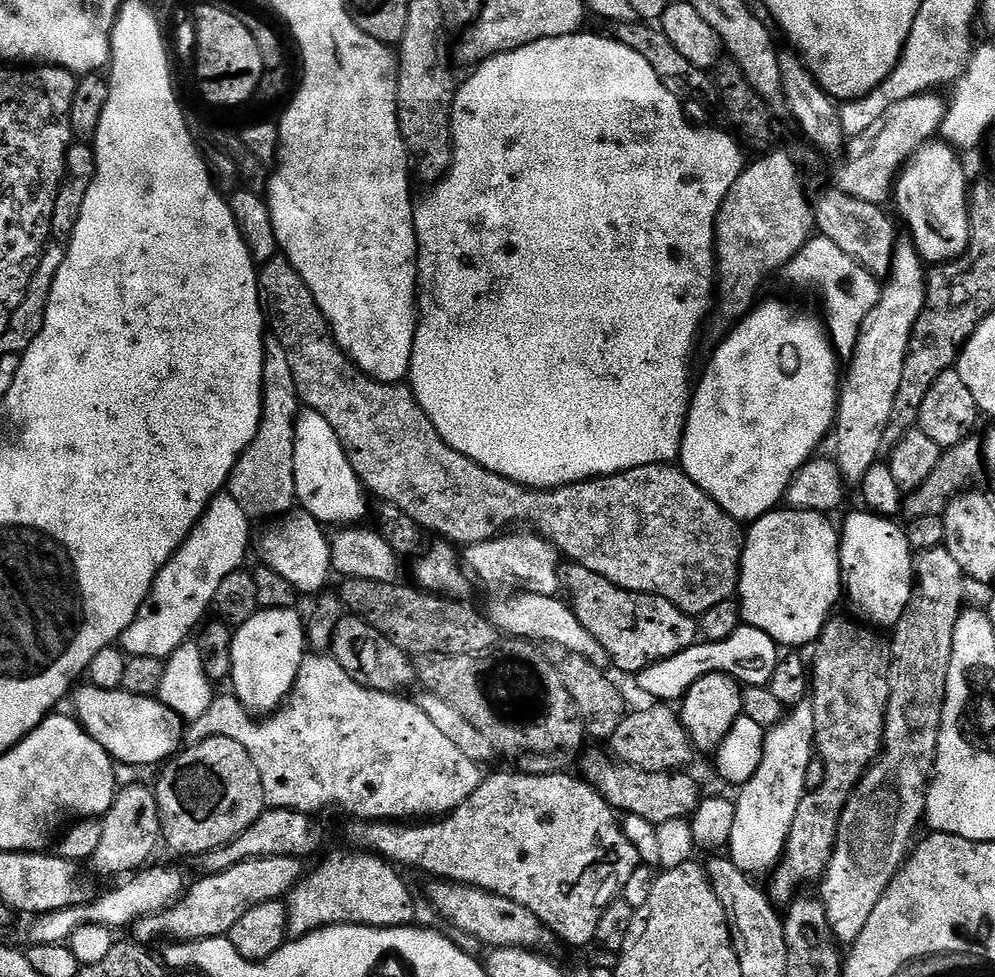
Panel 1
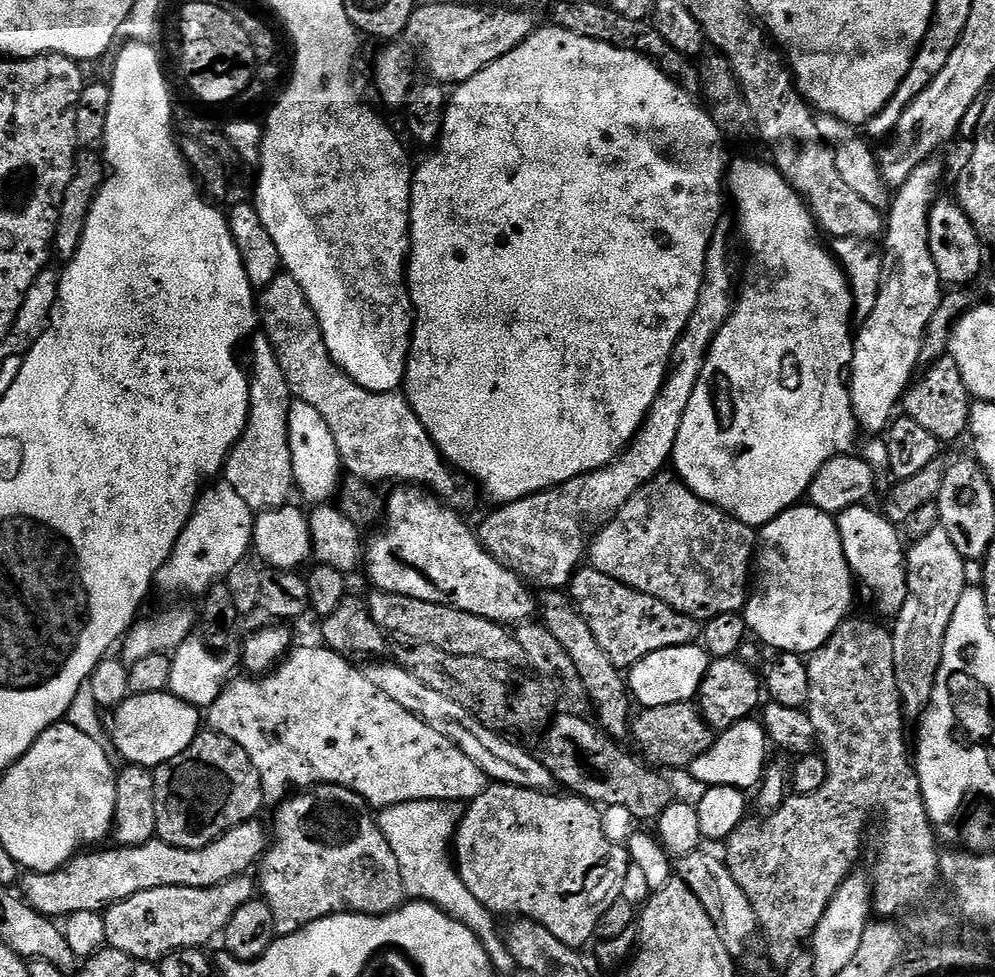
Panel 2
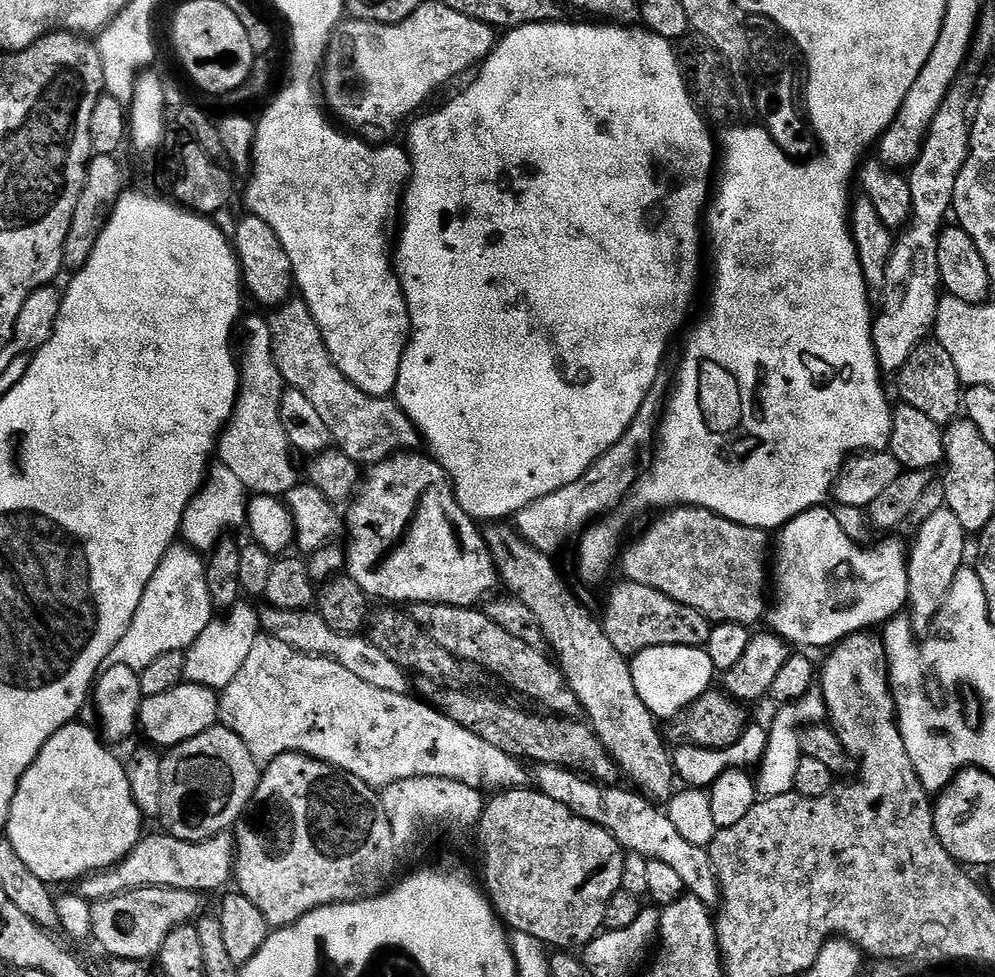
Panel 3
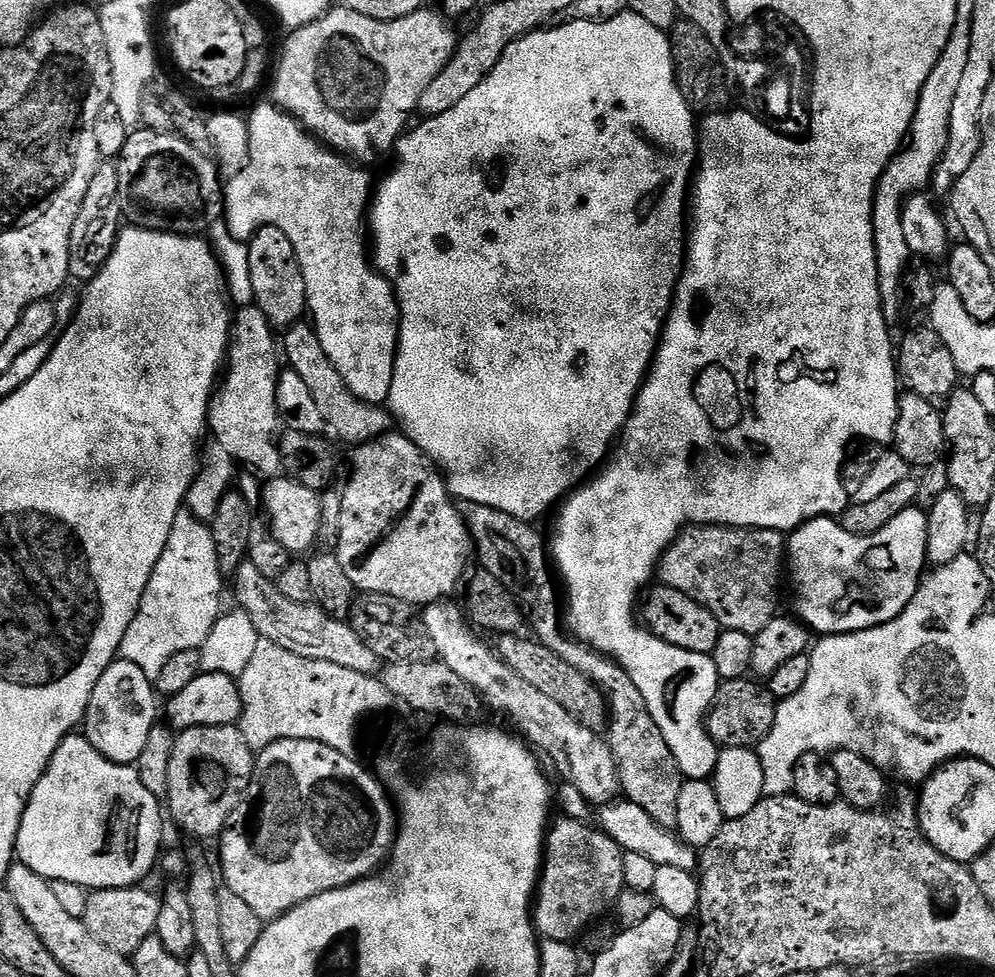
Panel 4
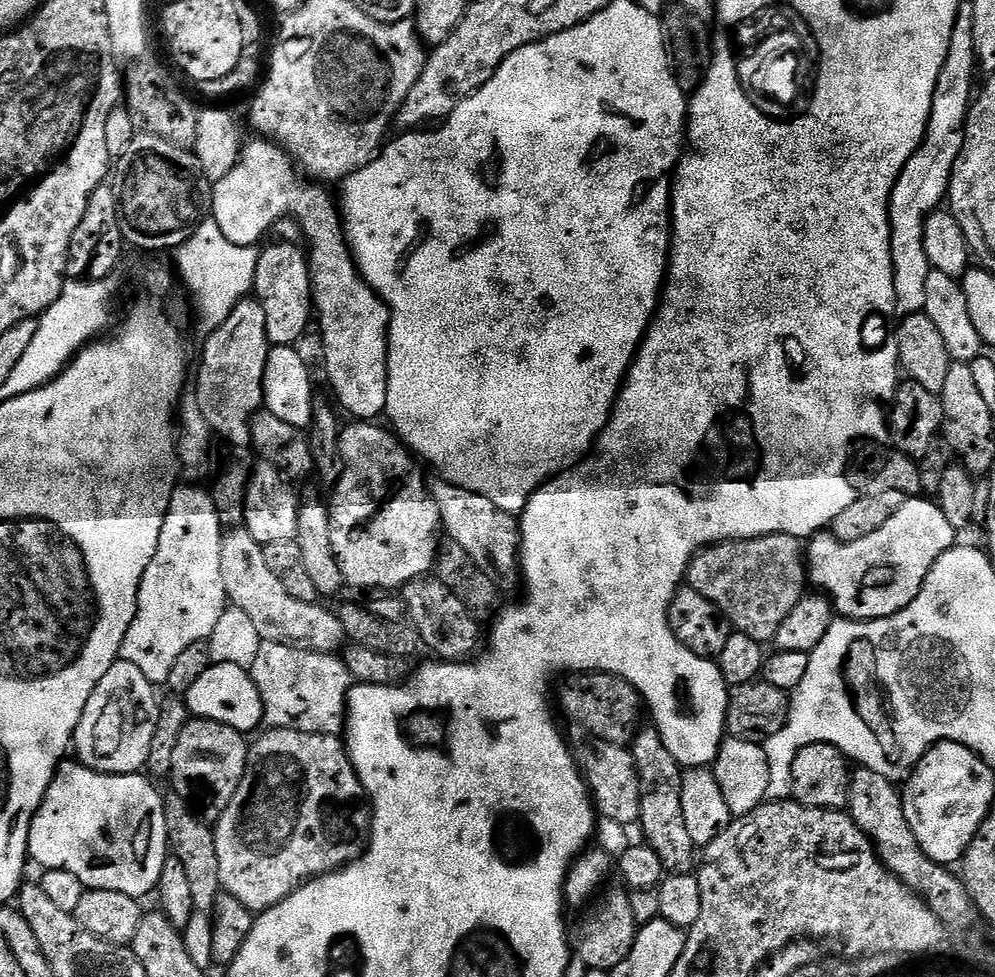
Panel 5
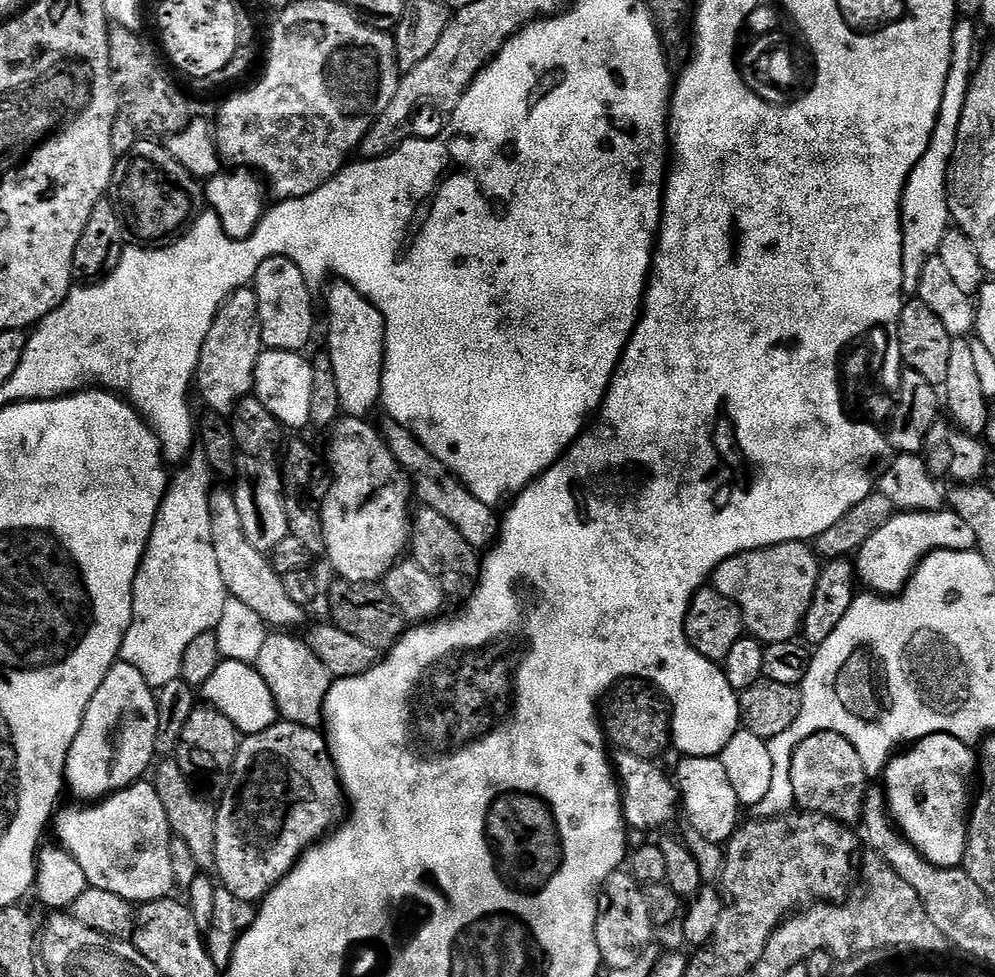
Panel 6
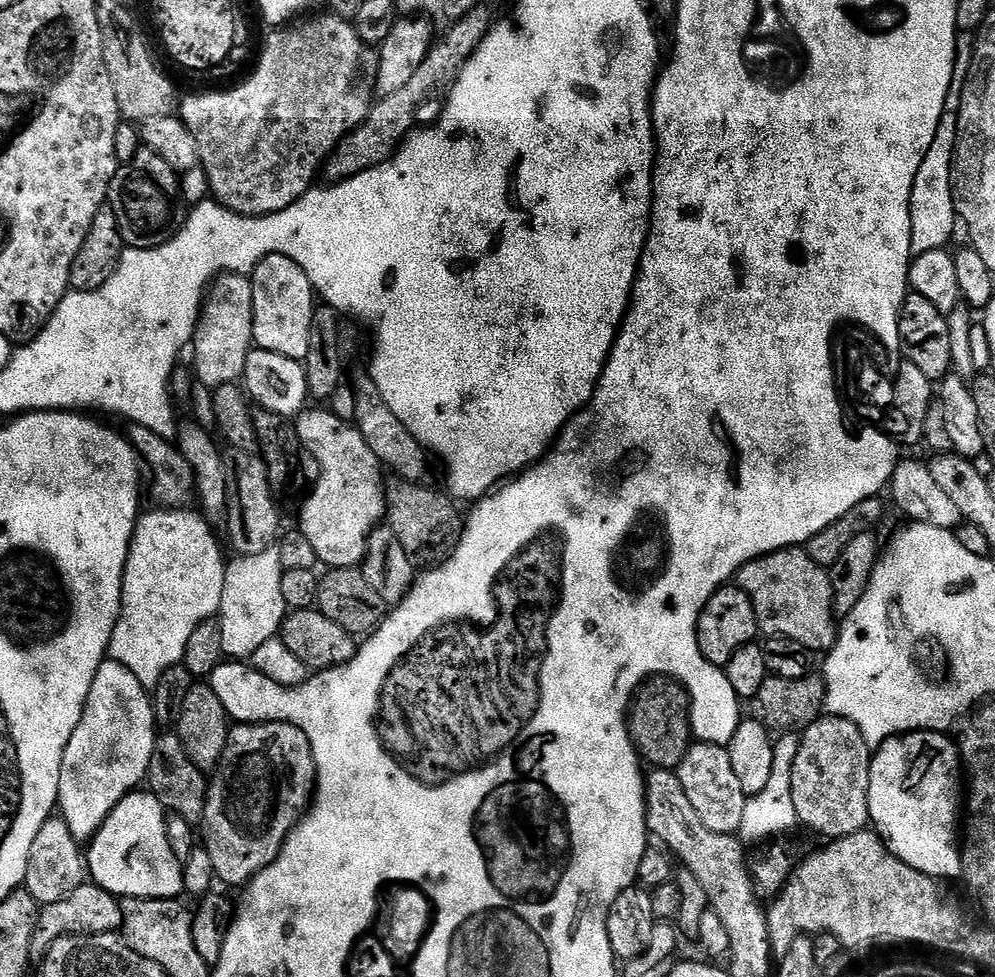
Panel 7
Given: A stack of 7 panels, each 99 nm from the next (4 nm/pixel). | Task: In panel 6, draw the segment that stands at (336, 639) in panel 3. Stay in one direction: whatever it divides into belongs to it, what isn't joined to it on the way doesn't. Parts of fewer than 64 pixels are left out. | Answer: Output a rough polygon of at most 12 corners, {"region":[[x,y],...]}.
{"region":[[235,491],[209,496],[210,538],[229,597],[272,630],[305,609],[246,539]]}

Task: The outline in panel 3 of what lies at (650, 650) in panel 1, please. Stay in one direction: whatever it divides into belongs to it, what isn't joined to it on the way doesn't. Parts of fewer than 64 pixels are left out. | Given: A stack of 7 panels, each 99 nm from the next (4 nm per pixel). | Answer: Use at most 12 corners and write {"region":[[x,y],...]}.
{"region":[[621,579],[602,615],[614,650],[707,645],[694,606]]}

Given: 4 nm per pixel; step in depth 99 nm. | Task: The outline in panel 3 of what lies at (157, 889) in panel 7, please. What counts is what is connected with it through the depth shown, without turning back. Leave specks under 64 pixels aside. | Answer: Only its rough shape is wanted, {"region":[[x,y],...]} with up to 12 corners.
{"region":[[86,725],[18,782],[6,838],[49,886],[146,832],[122,760]]}

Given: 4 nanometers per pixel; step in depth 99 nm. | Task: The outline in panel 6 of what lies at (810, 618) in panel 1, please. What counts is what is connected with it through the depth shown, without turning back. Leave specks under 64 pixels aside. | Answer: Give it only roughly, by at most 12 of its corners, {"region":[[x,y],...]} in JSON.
{"region":[[900,512],[860,547],[869,593],[899,596],[931,552],[977,551],[959,514]]}

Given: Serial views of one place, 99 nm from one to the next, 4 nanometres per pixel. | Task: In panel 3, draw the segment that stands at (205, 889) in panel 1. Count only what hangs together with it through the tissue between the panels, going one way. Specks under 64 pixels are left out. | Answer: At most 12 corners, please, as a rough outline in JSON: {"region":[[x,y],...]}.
{"region":[[139,888],[92,904],[118,960],[159,957],[201,915],[201,893]]}

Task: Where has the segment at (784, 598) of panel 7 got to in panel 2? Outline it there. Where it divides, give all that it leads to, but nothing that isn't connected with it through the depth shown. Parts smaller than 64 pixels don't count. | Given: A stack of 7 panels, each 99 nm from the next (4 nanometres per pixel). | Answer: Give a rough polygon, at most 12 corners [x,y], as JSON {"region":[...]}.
{"region":[[661,474],[591,567],[698,622],[743,613],[757,529]]}

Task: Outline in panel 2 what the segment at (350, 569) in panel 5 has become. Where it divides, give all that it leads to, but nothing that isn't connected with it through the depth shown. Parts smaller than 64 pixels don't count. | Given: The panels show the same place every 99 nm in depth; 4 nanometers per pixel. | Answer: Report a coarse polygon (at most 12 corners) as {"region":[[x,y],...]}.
{"region":[[419,486],[386,500],[363,571],[375,591],[505,626],[533,589]]}

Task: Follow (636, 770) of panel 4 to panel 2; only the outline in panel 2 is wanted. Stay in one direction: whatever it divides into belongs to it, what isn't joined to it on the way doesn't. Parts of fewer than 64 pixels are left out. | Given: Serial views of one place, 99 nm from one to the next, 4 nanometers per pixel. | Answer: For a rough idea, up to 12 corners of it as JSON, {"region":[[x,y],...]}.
{"region":[[563,591],[543,595],[542,623],[570,654],[599,727],[627,737],[625,673]]}

